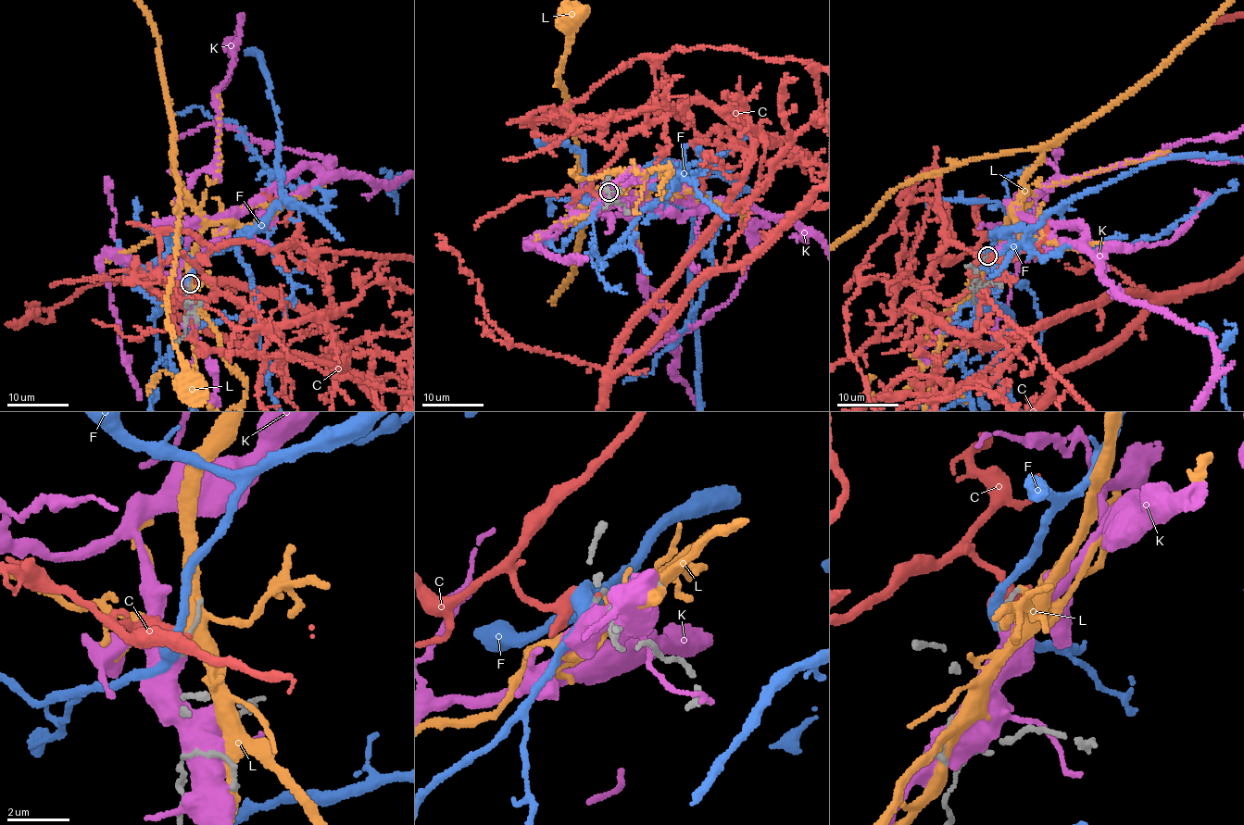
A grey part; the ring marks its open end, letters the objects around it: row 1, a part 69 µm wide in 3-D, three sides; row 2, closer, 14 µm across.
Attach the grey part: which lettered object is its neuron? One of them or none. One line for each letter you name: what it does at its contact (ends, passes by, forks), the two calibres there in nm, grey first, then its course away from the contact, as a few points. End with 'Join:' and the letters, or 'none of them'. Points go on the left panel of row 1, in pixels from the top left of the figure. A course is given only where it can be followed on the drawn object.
Join: none of them

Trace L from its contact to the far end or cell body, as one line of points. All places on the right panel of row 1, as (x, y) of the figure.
L: (988, 255), (1000, 242), (1038, 149), (971, 158), (910, 180), (860, 225)

